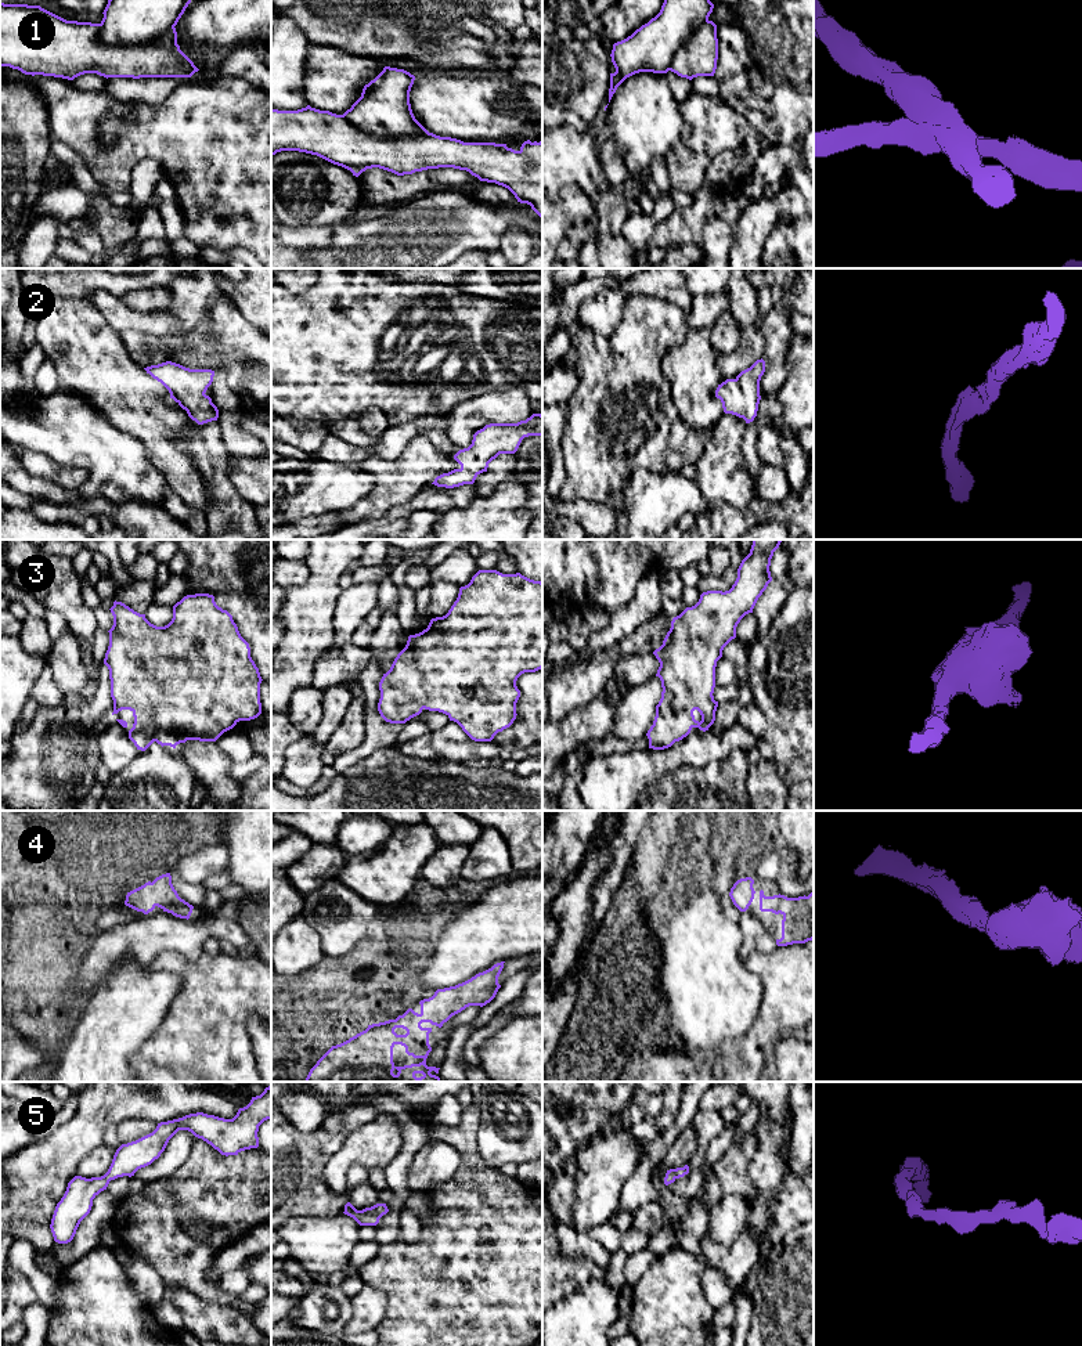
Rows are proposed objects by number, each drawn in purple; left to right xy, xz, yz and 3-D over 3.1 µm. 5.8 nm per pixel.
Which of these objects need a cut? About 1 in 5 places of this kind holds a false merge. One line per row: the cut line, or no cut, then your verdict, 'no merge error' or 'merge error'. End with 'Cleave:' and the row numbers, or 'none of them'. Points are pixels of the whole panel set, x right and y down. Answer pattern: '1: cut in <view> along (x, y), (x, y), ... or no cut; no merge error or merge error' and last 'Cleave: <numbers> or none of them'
1: cut in xy along (173, 26), (147, 43), (105, 46), (98, 39); merge error
2: no cut; no merge error
3: no cut; no merge error
4: no cut; no merge error
5: no cut; no merge error
Cleave: 1

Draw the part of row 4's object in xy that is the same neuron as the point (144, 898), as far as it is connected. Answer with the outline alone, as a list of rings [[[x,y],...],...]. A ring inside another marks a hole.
[[[170,873],[156,877],[152,883],[127,892],[125,905],[148,914],[156,906],[180,919],[190,919],[194,906],[181,899],[172,884]]]

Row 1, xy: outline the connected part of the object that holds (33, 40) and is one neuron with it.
[[[0,3],[0,66],[18,69],[25,75],[43,75],[73,80],[84,73],[104,77],[191,77],[199,69],[180,50],[176,28],[156,40],[140,46],[105,46],[100,40],[100,24],[66,21],[40,6]]]

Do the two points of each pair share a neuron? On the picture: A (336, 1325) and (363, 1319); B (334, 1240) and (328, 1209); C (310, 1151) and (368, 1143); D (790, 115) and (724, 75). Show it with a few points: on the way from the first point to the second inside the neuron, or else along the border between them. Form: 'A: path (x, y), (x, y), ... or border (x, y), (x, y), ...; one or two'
A: border (352, 1299), (352, 1317), (342, 1331); two
B: border (343, 1213), (327, 1218), (296, 1216); two
C: border (346, 1136), (320, 1175); two
D: path (774, 108), (740, 76); one

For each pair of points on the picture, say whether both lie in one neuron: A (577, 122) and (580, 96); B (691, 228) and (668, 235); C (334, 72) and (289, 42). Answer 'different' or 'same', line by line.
A: same
B: same
C: different

